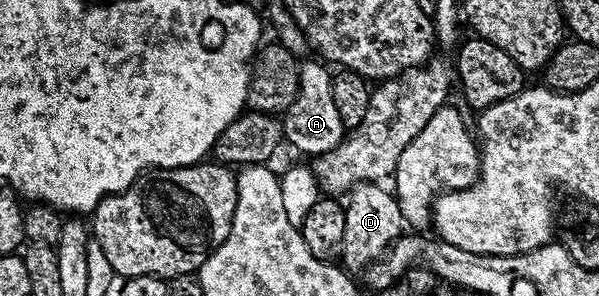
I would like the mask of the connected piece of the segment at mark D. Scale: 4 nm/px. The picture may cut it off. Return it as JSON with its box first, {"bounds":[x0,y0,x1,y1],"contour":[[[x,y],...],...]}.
{"bounds":[341,182,406,271],"contour":[[[363,182],[348,191],[349,202],[344,203],[345,223],[341,249],[341,258],[346,271],[363,271],[365,267],[384,255],[403,233],[403,227],[406,225],[405,217],[401,214],[396,197],[390,191],[388,194],[383,187],[384,185],[375,182]]]}

